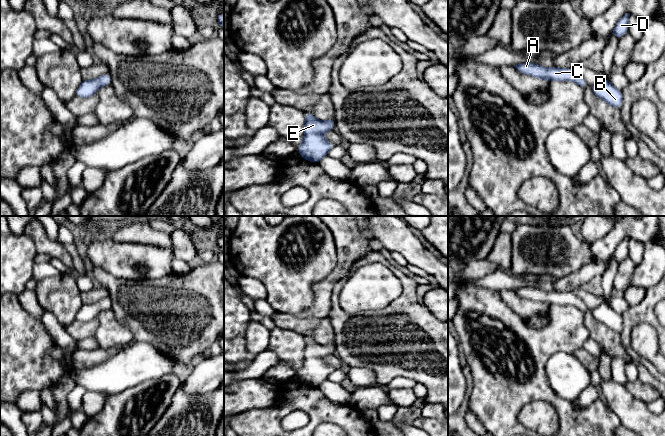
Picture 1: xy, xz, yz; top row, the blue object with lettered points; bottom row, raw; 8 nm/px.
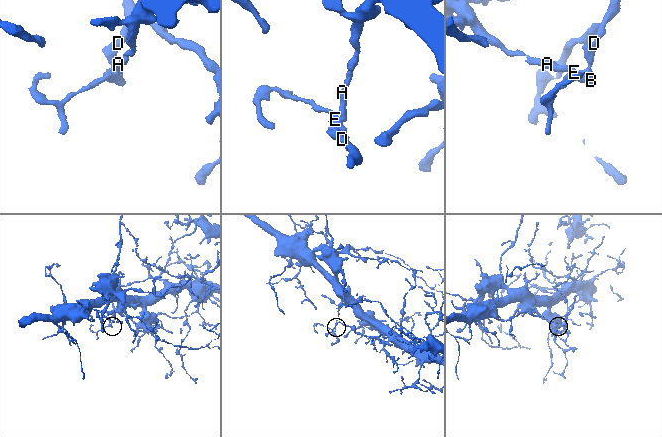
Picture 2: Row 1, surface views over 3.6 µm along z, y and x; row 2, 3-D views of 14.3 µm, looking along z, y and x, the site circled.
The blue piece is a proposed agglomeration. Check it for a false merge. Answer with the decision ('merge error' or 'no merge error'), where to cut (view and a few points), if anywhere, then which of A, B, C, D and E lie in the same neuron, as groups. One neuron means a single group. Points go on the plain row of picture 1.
no merge error; cut none; groups A B C D E

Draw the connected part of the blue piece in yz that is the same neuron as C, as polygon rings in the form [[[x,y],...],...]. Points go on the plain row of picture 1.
[[[524,286],[514,290],[520,297],[527,298],[530,300],[537,301],[538,303],[548,304],[549,306],[555,304],[569,304],[580,309],[583,313],[587,312],[588,309],[586,304],[575,296],[572,292],[546,292],[539,288],[531,286]]]

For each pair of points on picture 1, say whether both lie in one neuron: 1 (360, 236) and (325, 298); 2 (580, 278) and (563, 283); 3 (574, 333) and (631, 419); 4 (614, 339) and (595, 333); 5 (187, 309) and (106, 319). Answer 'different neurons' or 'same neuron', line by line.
1: same neuron
2: same neuron
3: different neurons
4: same neuron
5: different neurons

